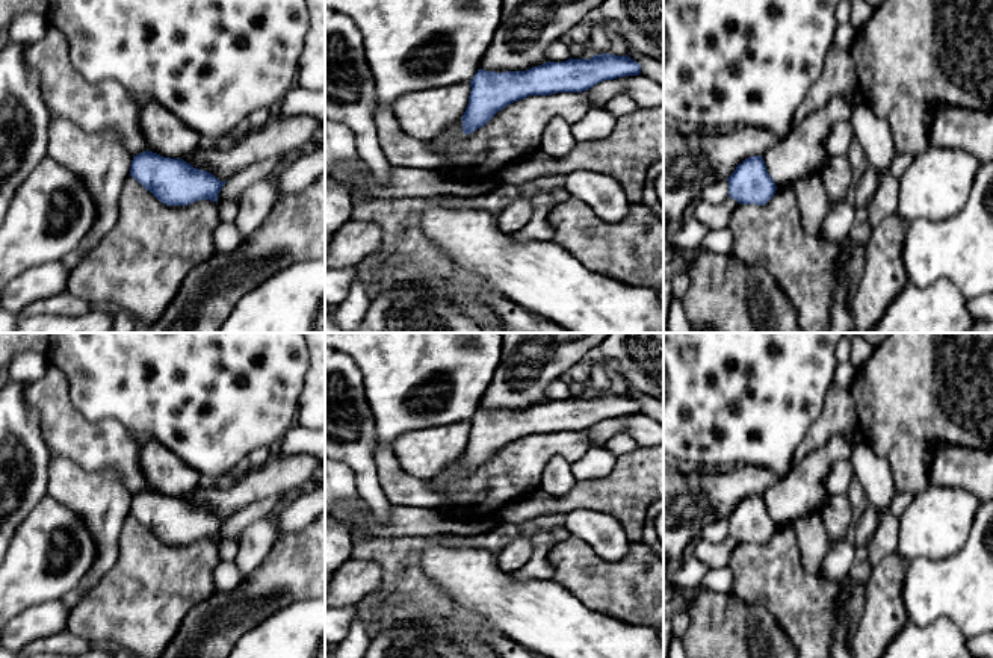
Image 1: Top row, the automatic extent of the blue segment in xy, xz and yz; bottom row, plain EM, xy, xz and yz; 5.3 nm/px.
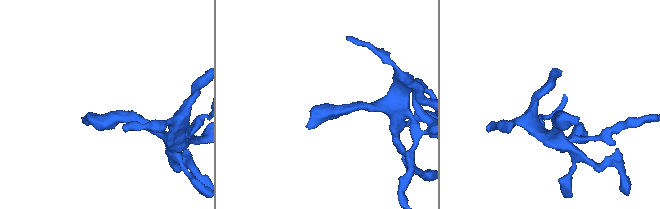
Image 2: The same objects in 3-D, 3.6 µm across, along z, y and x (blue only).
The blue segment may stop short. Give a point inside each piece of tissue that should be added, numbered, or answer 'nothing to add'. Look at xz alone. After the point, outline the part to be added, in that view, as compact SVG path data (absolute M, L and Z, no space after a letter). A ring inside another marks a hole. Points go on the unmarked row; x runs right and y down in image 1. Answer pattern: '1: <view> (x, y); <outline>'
1: xz (413, 380); M325 333L325 348L346 352L363 375L363 387L370 404L376 445L373 458L378 466L381 487L393 505L440 508L446 502L446 493L435 489L429 480L420 480L407 473L393 451L396 437L407 431L467 422L478 411L494 371L502 357L500 333Z

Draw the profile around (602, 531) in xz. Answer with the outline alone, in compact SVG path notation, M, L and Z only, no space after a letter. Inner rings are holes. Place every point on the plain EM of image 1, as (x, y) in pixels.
M588 508L573 510L565 514L565 528L606 561L620 561L629 552L630 543L624 528L609 513Z

